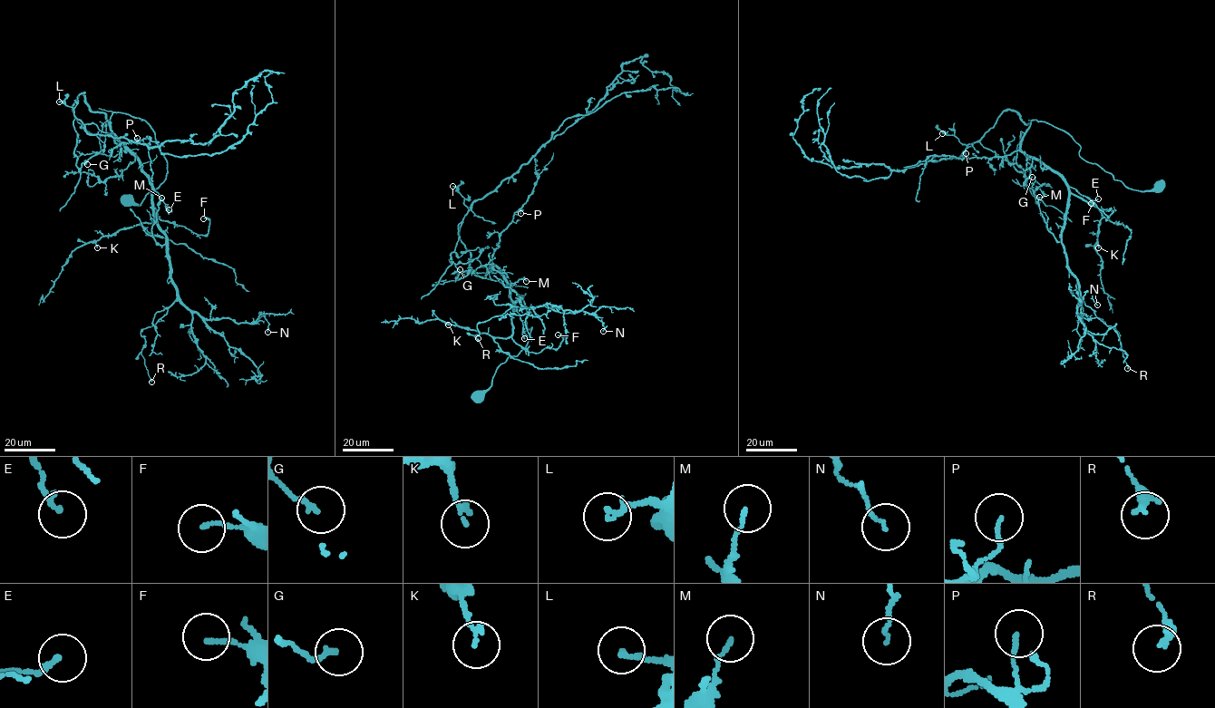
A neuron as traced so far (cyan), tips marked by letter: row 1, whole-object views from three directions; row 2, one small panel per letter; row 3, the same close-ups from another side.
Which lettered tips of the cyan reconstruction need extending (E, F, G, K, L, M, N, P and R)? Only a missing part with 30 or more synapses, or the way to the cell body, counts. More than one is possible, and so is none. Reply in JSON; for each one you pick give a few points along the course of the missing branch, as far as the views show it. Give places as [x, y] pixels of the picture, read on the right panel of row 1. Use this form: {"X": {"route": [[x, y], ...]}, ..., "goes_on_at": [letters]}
{"goes_on_at": []}

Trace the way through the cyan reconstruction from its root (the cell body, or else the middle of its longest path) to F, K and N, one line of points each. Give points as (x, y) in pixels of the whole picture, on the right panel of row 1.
F: (1160, 189), (1128, 188), (1084, 160), (1067, 133), (1031, 120), (1020, 150), (1113, 211), (1091, 203)
K: (1160, 189), (1128, 188), (1084, 160), (1067, 133), (1031, 120), (1020, 150), (1099, 209), (1098, 247)
N: (1160, 189), (1128, 188), (1031, 120), (1020, 150), (1067, 187), (1067, 268), (1077, 304), (1089, 292), (1097, 305)

